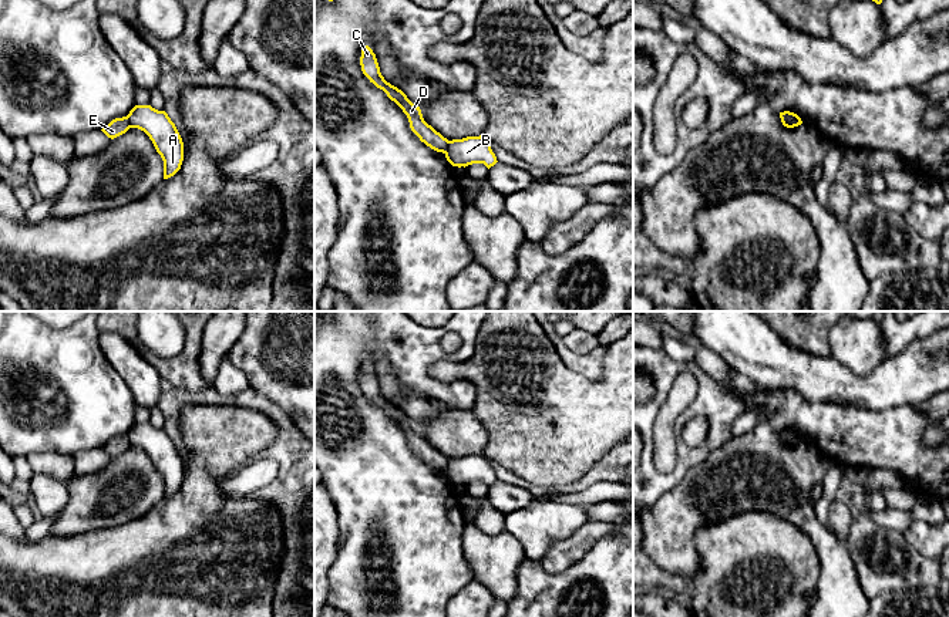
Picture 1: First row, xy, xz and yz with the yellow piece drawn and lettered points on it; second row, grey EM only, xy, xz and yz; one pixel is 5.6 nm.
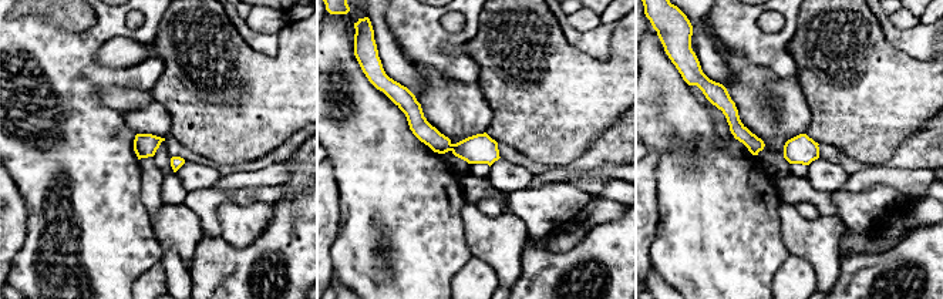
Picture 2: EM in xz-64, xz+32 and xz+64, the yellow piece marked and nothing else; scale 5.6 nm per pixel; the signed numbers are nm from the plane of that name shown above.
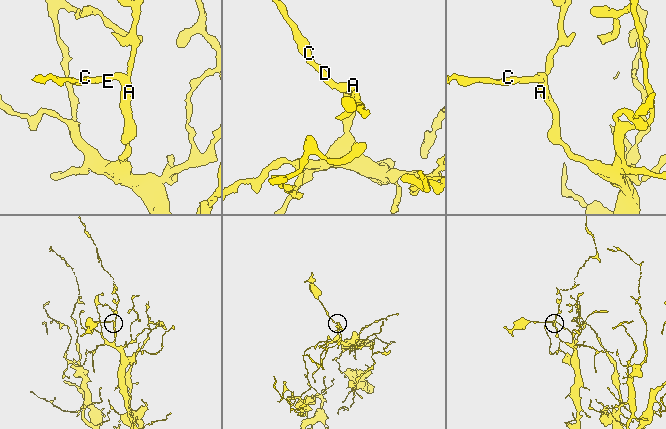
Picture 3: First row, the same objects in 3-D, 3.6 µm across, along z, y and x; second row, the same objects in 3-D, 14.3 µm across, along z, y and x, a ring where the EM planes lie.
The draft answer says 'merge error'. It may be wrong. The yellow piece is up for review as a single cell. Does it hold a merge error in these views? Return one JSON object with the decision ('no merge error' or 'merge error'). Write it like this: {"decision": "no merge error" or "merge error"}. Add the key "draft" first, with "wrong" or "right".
{"draft": "right", "decision": "merge error"}

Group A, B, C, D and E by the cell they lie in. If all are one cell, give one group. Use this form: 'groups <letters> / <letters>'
groups A B / C D E

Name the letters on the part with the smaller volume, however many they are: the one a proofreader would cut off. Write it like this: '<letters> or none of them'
C, D, E

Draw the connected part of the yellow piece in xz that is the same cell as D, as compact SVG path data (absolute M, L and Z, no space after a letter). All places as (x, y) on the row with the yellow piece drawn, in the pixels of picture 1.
M369 45L361 48L360 65L370 82L383 90L403 109L408 118L411 131L420 141L431 149L444 154L448 146L448 139L424 121L420 107L414 105L401 90L384 80L376 54Z

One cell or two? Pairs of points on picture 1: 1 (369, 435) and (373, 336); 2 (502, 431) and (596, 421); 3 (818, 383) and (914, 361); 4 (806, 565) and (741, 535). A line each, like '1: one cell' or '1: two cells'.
1: one cell
2: one cell
3: one cell
4: one cell

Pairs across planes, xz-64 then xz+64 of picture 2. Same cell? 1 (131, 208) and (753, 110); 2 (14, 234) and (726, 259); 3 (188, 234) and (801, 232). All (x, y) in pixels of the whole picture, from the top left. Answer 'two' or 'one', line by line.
1: two
2: two
3: one

